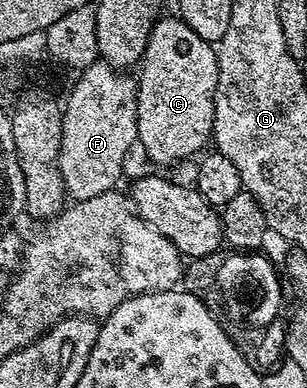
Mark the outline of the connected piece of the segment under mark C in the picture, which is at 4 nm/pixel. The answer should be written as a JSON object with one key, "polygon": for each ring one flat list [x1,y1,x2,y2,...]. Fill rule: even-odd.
{"polygon":[[181,17,166,18,159,18,152,29,136,71,138,143,154,163,193,160,214,134,214,94,218,80,215,44,192,33]]}

